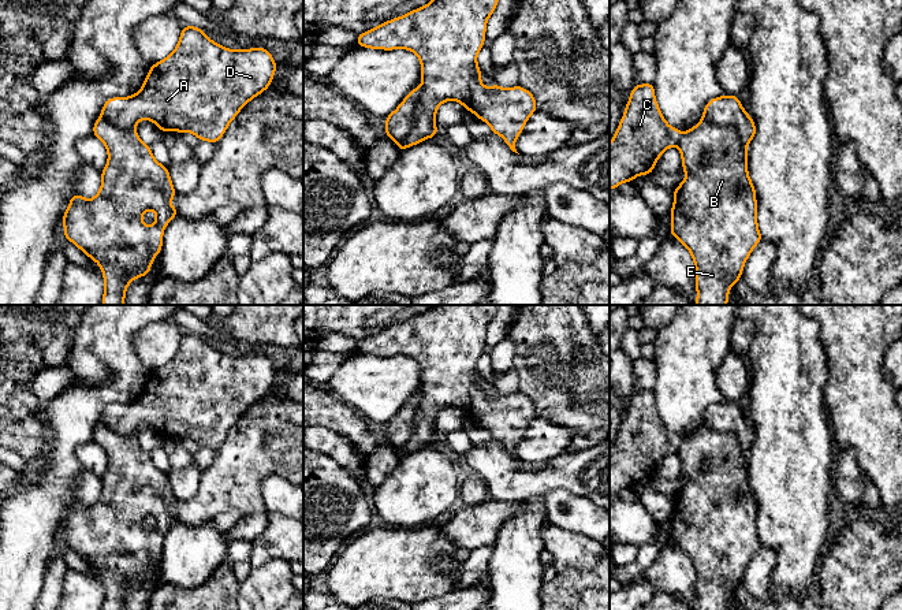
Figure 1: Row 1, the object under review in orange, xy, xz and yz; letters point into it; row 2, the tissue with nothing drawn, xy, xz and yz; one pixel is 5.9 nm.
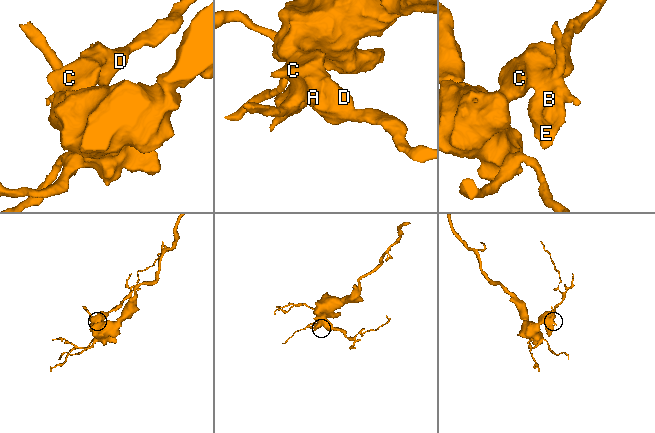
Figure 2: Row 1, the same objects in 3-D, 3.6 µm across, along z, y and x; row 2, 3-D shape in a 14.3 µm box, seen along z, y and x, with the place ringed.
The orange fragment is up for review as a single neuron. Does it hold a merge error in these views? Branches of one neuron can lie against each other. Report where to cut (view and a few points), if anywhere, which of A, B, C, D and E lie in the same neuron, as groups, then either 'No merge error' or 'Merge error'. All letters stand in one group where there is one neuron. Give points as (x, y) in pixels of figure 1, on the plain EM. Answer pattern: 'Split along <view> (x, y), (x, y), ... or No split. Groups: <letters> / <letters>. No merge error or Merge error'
Split along xz (421, 391), (421, 402), (416, 412), (413, 434), (398, 450). Groups: A C D / B E. Merge error

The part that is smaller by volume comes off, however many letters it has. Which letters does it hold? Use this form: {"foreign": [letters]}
{"foreign": ["B", "E"]}

